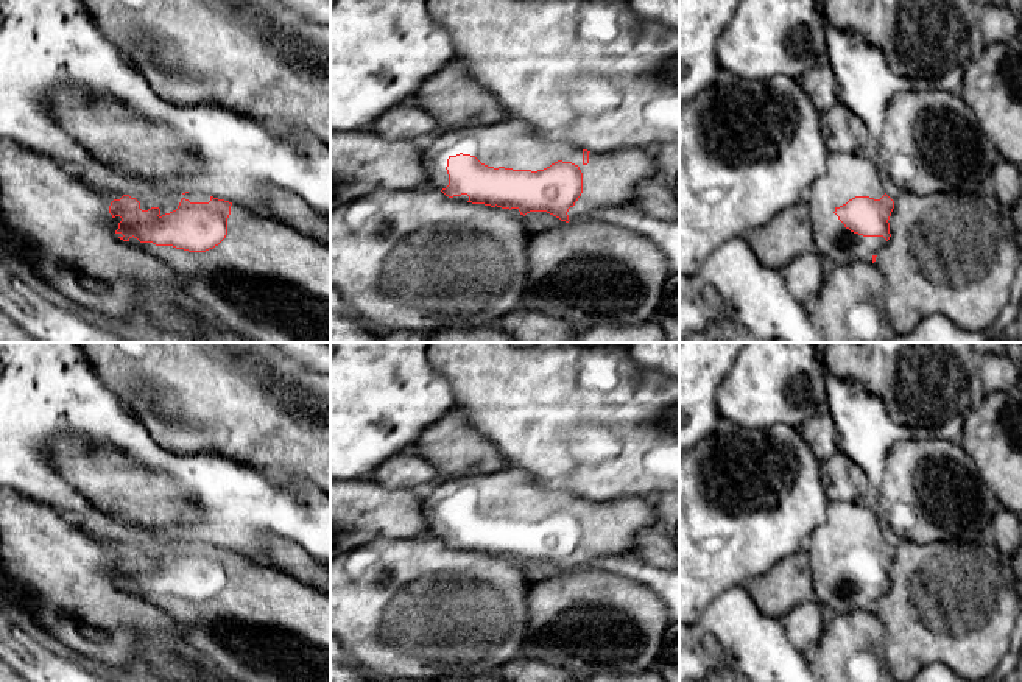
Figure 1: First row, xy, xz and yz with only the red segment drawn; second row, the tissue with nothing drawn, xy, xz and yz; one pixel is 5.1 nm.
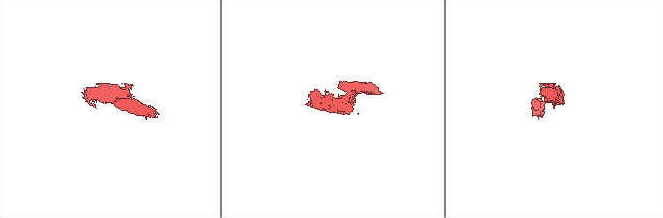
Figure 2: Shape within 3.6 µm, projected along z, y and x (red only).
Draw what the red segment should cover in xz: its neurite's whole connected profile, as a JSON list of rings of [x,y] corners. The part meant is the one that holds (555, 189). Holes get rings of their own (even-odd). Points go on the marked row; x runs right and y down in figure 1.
[[[517,118],[442,131],[424,140],[422,160],[432,188],[441,190],[449,198],[494,209],[509,209],[523,216],[530,212],[547,212],[566,223],[583,220],[597,209],[633,206],[636,188],[645,181],[657,179],[653,154],[645,148],[592,153],[542,140],[528,123]]]

